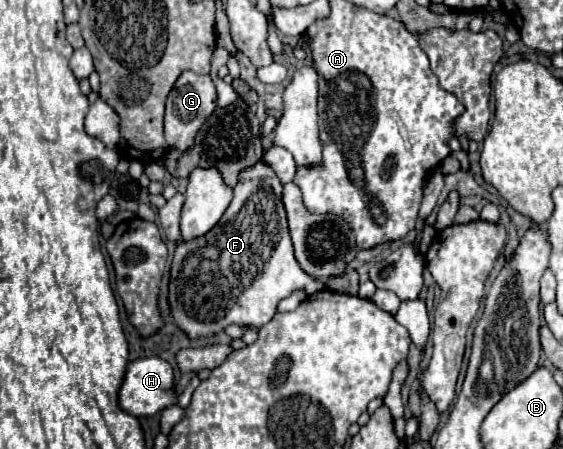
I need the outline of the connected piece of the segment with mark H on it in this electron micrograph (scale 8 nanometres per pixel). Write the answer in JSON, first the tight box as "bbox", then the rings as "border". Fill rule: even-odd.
{"bbox":[119,358,177,416],"border":[[[139,358],[127,364],[127,372],[119,390],[119,406],[133,416],[151,416],[177,402],[173,390],[173,368],[163,358]]]}

